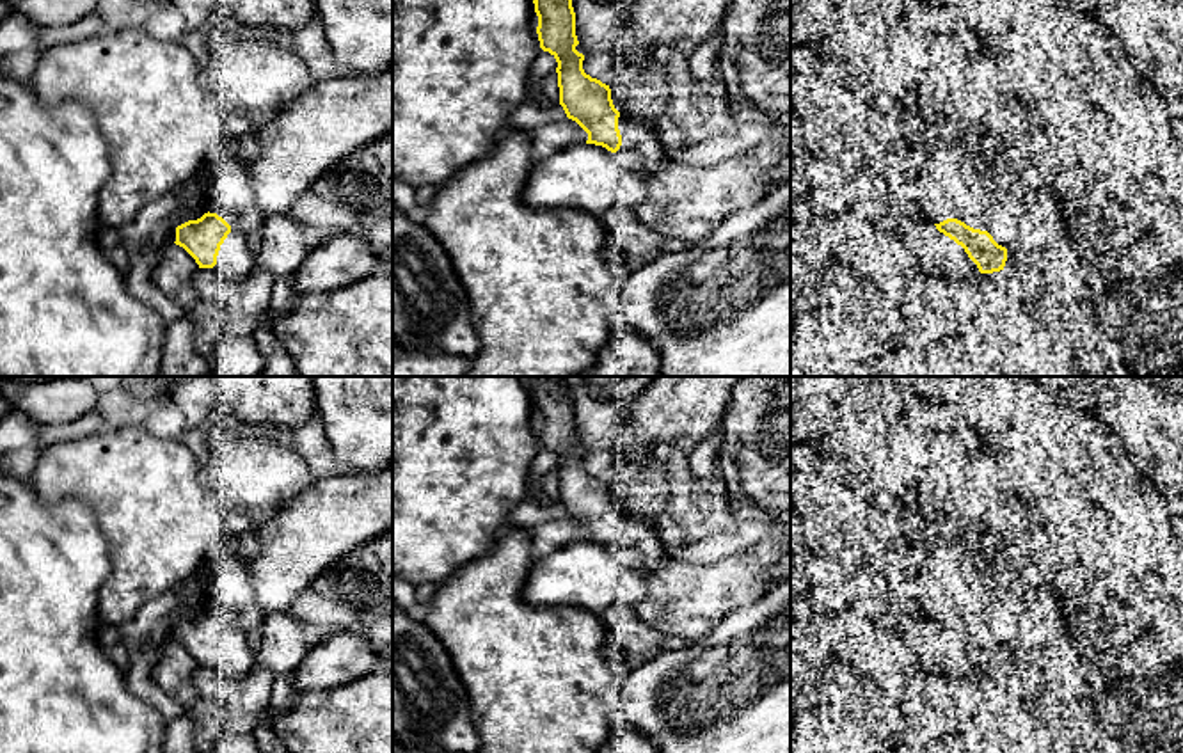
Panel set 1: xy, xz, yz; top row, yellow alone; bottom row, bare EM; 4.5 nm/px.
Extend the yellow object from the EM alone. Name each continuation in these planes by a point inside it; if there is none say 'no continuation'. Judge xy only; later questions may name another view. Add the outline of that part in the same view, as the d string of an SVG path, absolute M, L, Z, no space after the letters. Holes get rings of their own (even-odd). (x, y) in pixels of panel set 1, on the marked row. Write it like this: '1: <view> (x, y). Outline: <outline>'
1: xy (235, 261). Outline: M231 231L220 245L213 272L226 281L242 281L256 268L247 234Z

